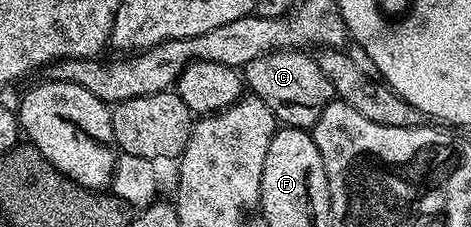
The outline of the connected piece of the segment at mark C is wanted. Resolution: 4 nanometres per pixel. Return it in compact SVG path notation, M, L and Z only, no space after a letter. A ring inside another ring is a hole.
M302 49L269 51L256 57L244 68L244 83L268 105L268 109L272 109L275 120L288 127L312 129L323 107L335 98L332 81L324 77L324 69L320 69L317 58Z

